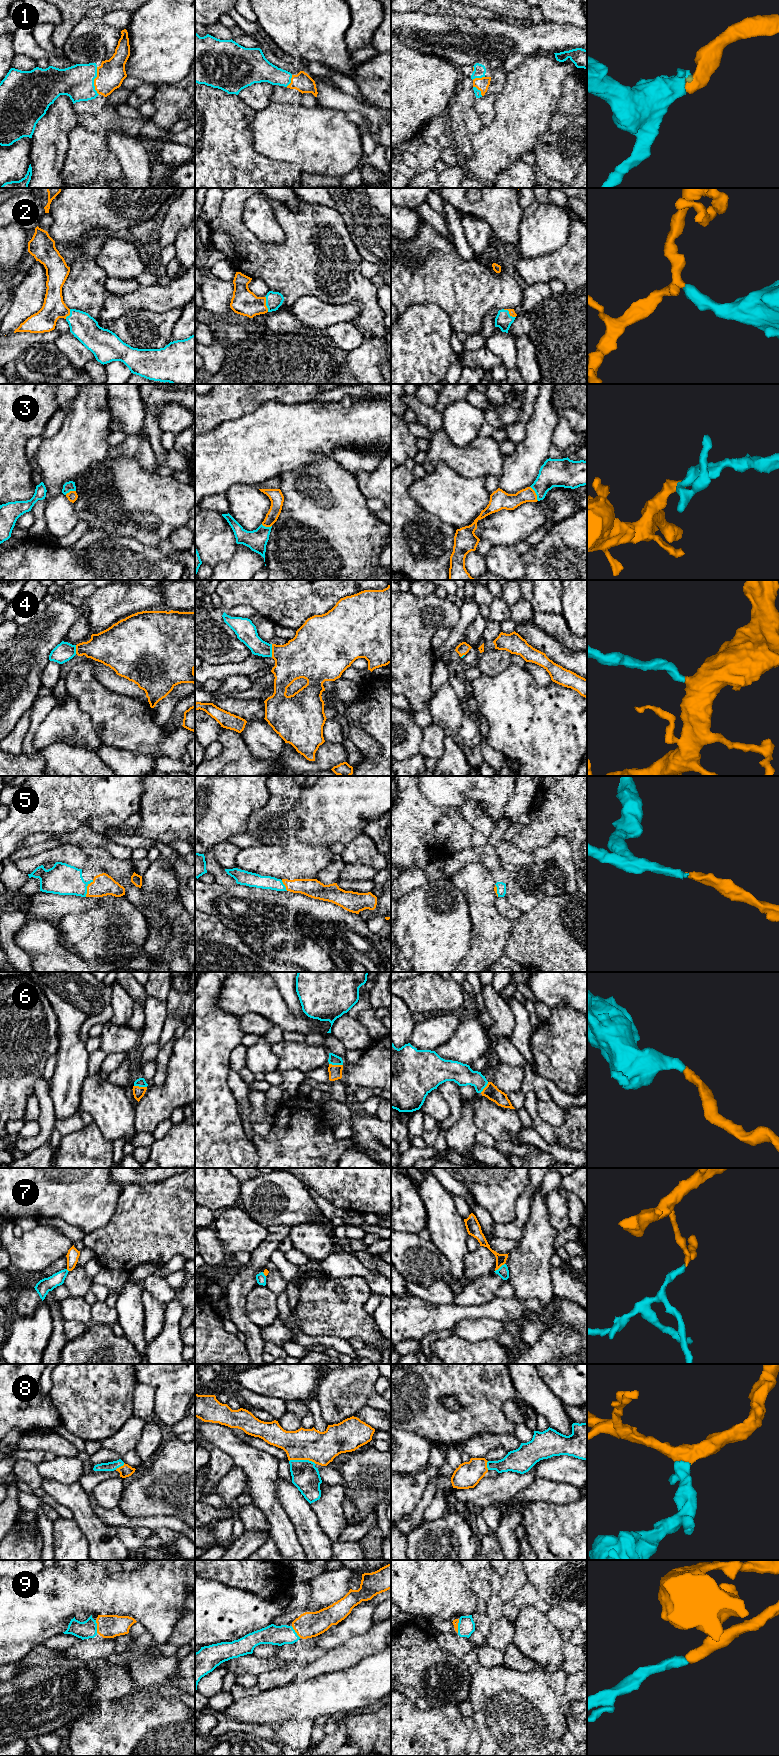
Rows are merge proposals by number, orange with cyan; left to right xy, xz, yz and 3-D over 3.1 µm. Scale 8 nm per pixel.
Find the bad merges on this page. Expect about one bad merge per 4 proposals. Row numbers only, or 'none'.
7

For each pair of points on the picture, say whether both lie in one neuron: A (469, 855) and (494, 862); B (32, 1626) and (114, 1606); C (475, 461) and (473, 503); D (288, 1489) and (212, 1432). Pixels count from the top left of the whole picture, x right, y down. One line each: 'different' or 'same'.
A: same
B: same
C: different
D: different

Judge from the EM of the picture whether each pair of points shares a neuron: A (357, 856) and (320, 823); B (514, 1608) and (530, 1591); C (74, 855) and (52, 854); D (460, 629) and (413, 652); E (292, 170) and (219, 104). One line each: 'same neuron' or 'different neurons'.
A: different neurons
B: same neuron
C: same neuron
D: different neurons
E: same neuron

